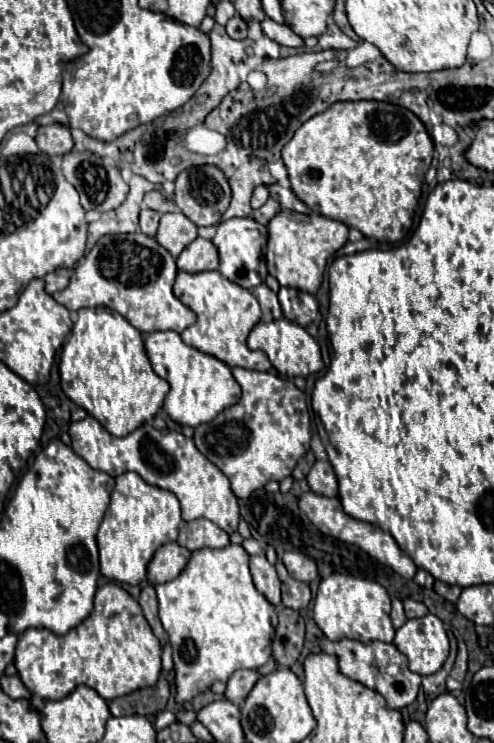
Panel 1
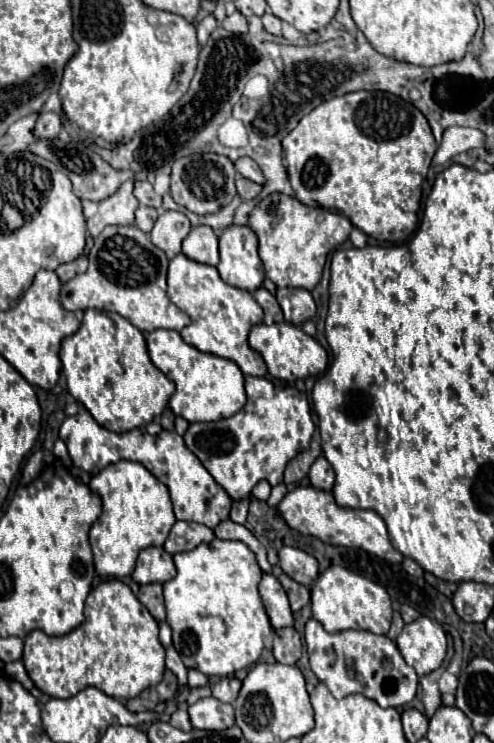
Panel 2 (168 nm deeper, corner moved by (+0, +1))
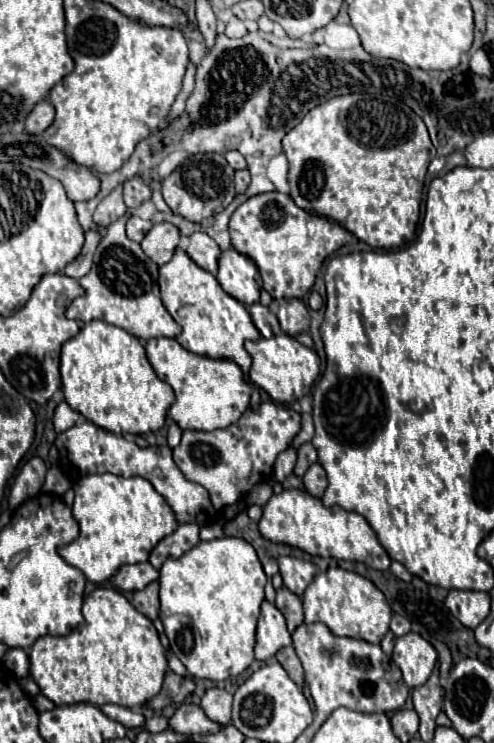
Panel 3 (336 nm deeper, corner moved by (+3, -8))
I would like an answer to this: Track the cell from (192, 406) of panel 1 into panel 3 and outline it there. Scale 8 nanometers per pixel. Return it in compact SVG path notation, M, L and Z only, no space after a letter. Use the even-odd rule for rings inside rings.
M151 338L145 350L155 374L175 390L177 400L171 406L169 416L179 424L181 430L227 428L237 422L249 406L251 386L243 380L243 372L235 362L211 360L187 352L175 338Z

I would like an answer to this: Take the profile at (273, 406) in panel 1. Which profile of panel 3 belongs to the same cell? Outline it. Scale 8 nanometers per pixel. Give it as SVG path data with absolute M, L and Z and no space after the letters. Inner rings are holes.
M261 402L257 408L247 408L243 416L229 428L213 432L185 430L181 444L173 450L173 460L191 482L207 488L213 506L219 510L241 502L255 484L269 480L275 458L293 446L293 440L299 432L299 412L285 404Z

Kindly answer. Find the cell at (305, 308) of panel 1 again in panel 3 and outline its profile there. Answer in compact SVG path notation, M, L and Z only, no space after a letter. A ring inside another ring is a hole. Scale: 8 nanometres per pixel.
M283 298L283 300L273 300L269 310L279 318L281 328L289 336L297 336L301 332L309 330L309 312L307 306L299 298Z

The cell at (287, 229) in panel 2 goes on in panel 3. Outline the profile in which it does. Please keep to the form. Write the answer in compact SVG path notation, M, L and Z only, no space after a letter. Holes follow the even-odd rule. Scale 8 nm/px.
M265 192L243 202L231 216L229 234L231 246L257 264L271 298L303 298L315 284L323 260L353 238L341 224L301 210L291 196L279 192Z

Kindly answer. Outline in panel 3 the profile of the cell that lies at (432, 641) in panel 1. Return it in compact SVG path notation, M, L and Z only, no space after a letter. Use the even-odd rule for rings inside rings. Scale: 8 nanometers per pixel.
M409 632L397 638L393 648L393 660L401 668L407 686L415 688L427 682L427 678L431 676L437 664L437 650L421 634Z

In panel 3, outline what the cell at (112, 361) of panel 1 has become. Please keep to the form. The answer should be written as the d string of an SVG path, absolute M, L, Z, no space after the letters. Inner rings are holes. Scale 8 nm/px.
M91 320L87 324L83 324L81 332L63 344L61 378L63 378L65 402L73 410L81 412L95 426L109 430L113 434L121 434L121 436L129 436L129 434L135 436L135 434L147 434L147 432L159 430L165 424L167 410L175 402L173 388L167 382L157 378L157 374L153 372L153 368L145 356L145 348L139 342L139 338L131 336L129 332L125 332L119 326L113 326L113 324L107 324L101 320Z

